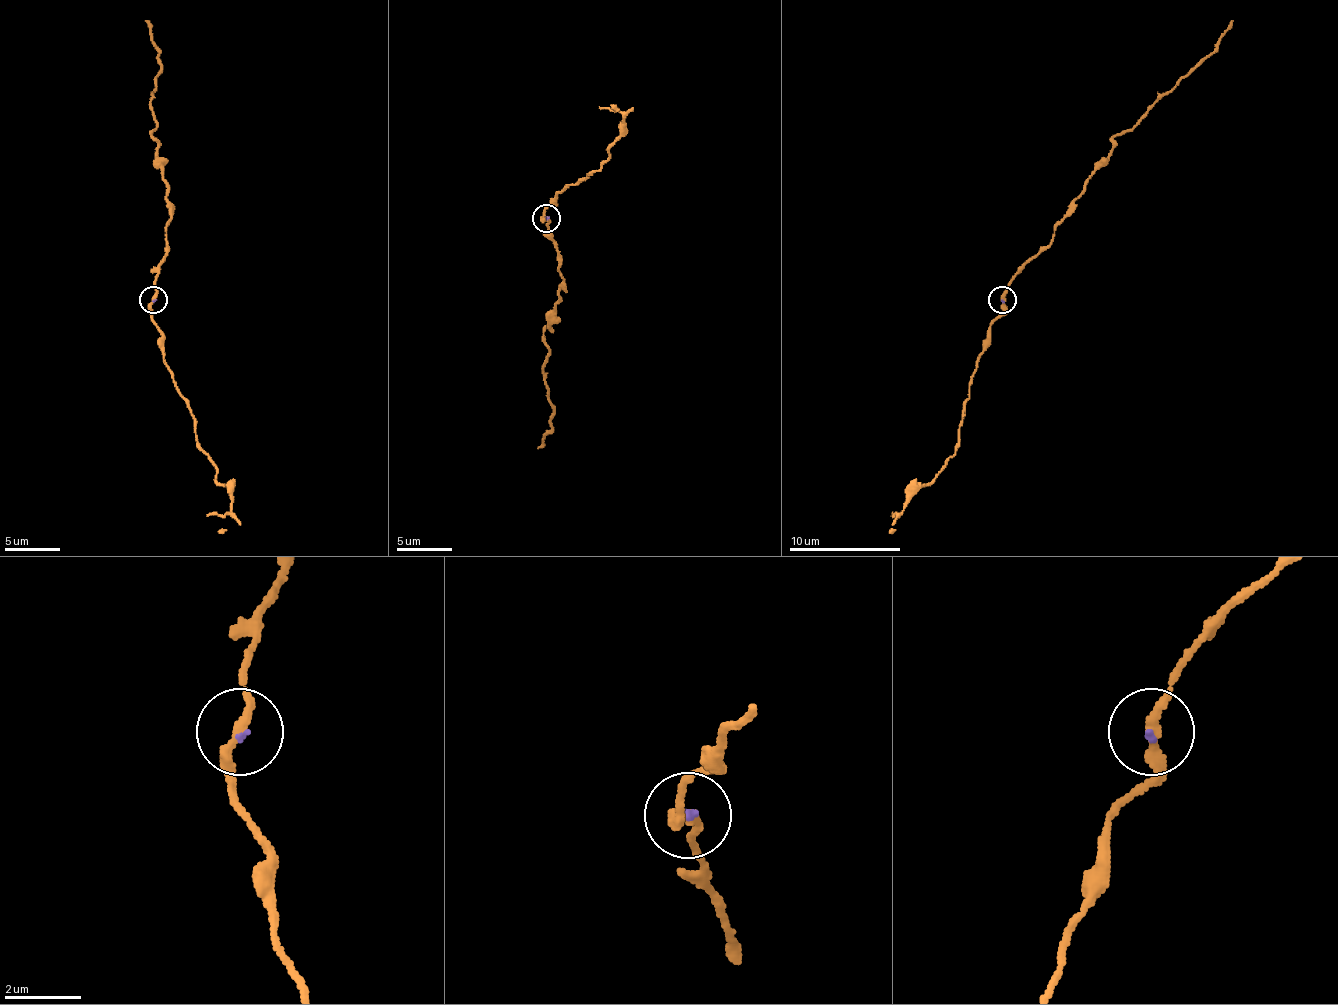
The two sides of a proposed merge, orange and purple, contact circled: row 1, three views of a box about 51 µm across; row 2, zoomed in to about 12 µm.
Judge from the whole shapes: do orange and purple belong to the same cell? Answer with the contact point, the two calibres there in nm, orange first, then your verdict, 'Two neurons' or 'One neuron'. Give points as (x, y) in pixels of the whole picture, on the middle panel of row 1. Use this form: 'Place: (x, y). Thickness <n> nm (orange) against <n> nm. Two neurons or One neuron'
Place: (546, 218). Thickness 280 nm (orange) against 70 nm. One neuron

